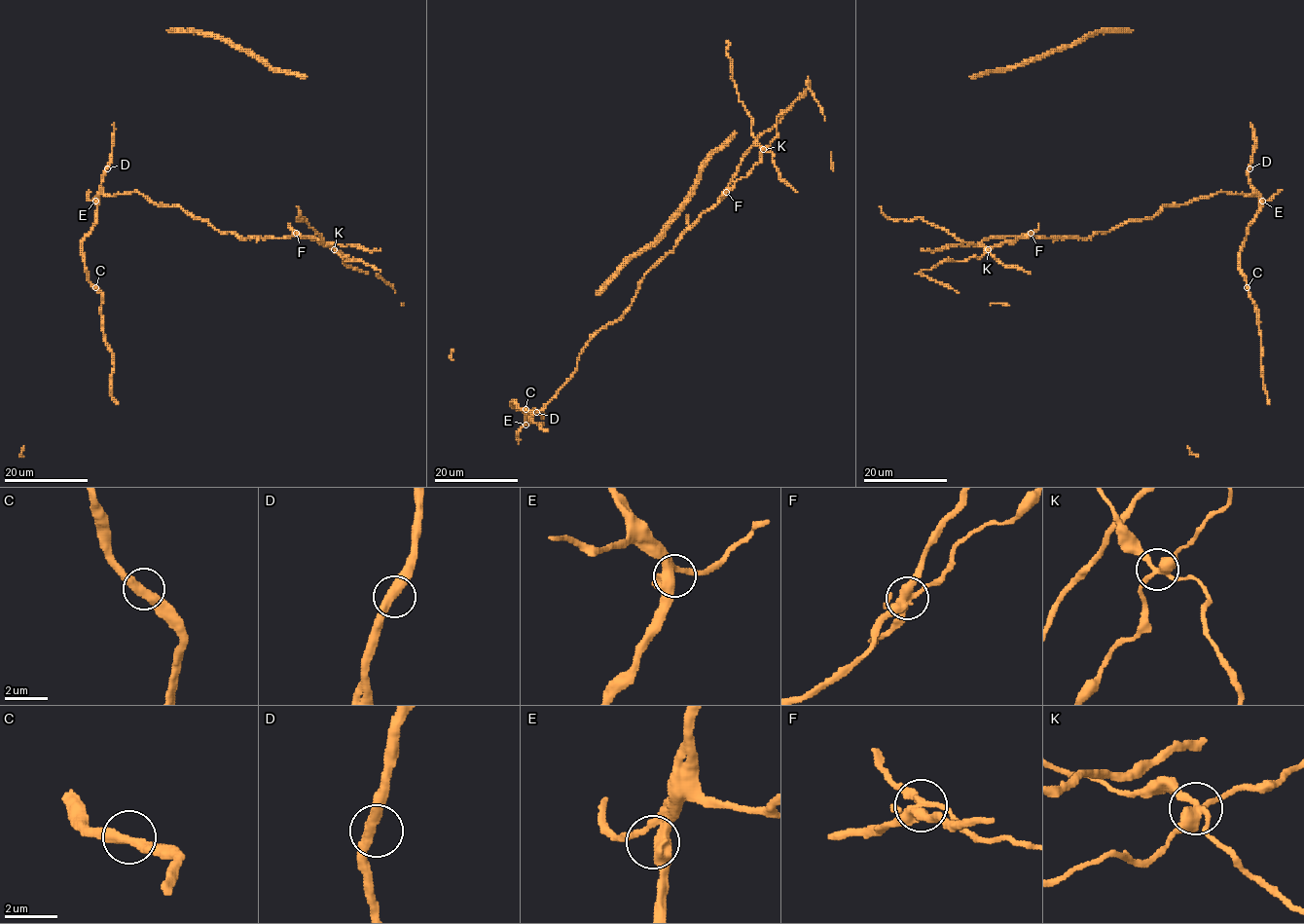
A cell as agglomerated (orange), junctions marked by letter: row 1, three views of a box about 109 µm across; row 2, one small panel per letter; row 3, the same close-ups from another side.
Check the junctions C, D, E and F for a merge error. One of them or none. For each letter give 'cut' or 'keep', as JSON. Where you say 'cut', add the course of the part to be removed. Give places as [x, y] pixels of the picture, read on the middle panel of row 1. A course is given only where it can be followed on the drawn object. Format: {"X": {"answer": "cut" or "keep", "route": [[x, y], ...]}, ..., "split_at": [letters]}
{"C": {"answer": "keep"}, "D": {"answer": "keep"}, "E": {"answer": "keep"}, "F": {"answer": "cut"}, "split_at": ["F"]}

